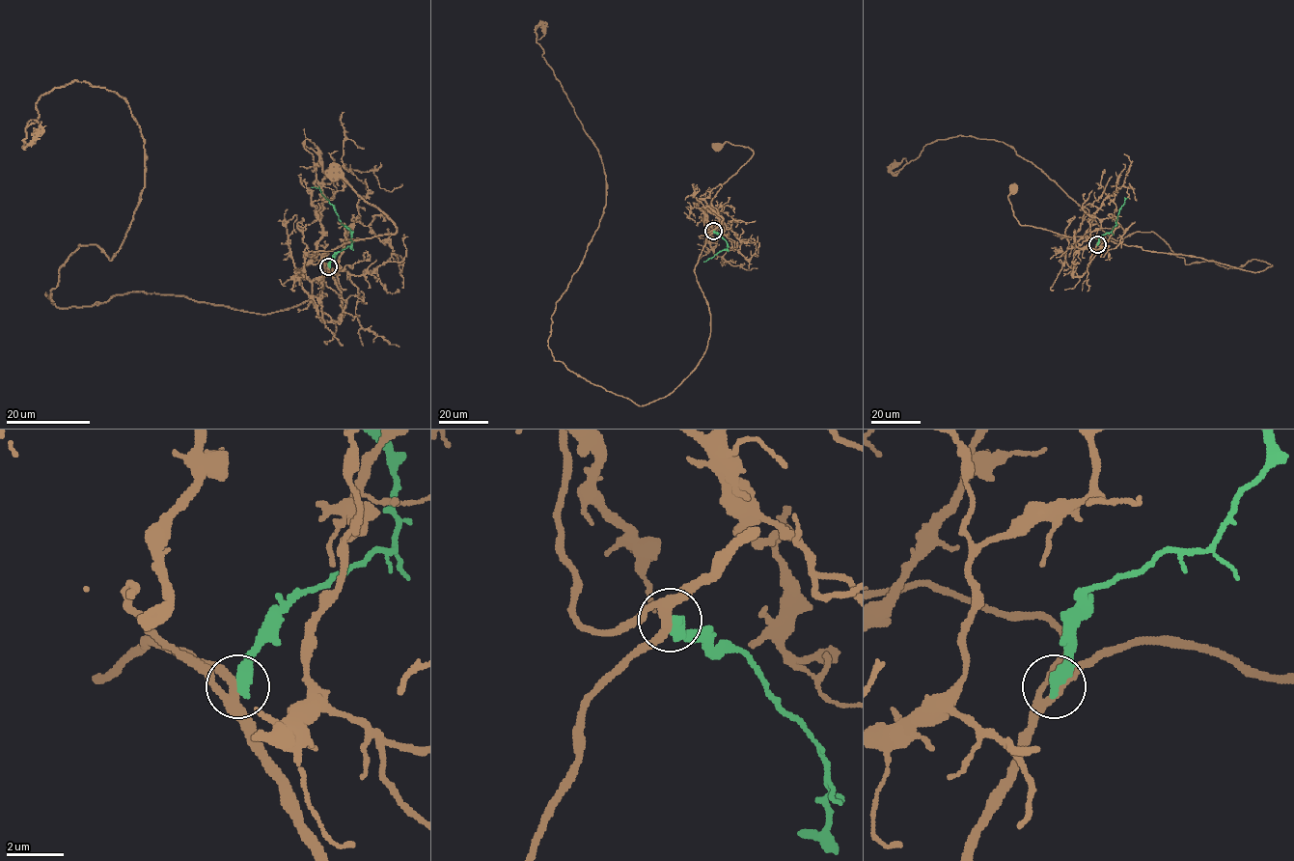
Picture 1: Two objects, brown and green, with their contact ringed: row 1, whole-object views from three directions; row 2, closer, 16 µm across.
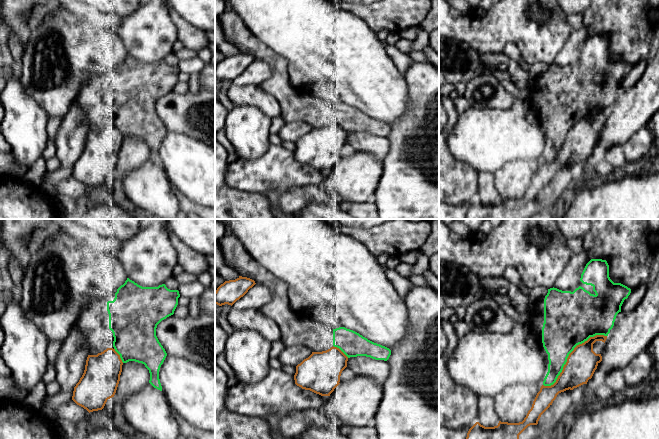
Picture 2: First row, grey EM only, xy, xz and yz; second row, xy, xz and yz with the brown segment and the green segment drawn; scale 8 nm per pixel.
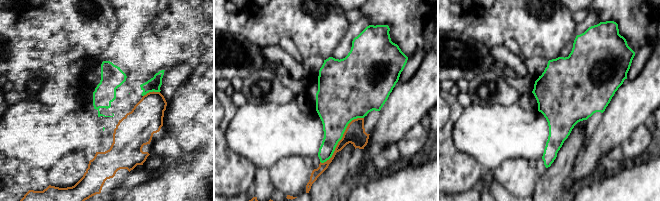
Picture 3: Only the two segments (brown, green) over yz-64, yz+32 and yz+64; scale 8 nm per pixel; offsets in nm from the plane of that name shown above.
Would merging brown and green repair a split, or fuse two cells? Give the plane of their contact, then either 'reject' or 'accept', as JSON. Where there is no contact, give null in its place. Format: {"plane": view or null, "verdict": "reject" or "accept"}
{"plane": "yz", "verdict": "reject"}

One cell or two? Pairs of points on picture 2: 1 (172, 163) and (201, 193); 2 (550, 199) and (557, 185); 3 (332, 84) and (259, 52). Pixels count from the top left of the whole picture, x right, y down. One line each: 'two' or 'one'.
1: one
2: one
3: two

